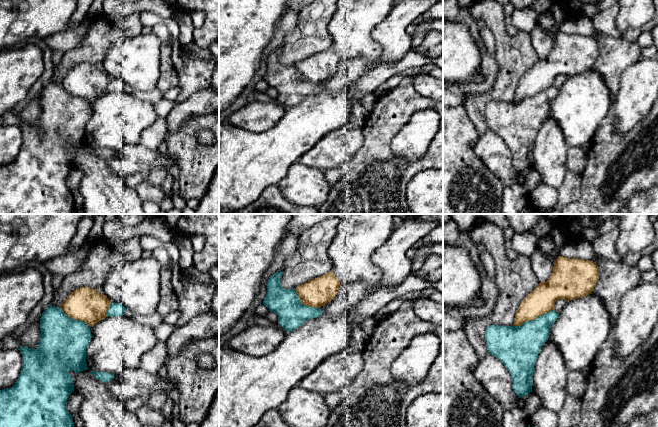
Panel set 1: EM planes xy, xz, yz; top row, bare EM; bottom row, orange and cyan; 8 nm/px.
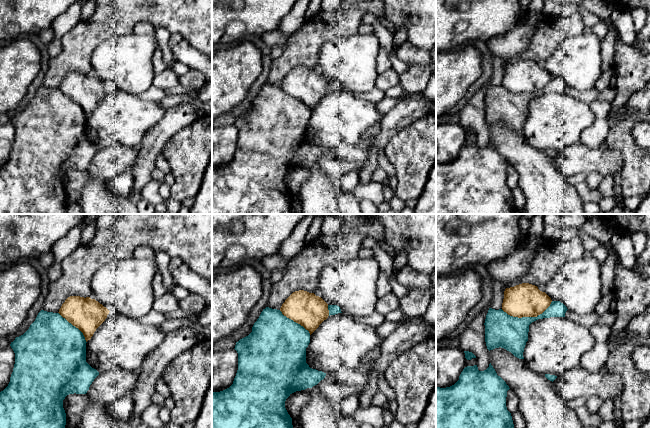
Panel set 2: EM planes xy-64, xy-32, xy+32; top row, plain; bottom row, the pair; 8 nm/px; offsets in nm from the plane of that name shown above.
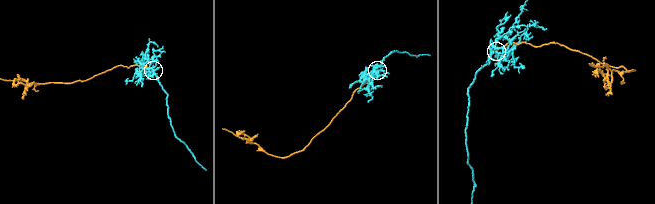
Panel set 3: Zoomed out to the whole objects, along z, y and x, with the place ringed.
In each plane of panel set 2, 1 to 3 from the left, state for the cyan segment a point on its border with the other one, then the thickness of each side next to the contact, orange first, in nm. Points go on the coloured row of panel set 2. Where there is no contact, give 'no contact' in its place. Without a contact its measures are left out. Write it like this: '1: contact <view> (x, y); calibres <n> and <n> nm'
1: contact xy-64 (75, 326); calibres 260 and 500 nm
2: contact xy-32 (295, 321); calibres 260 and 460 nm
3: contact xy+32 (527, 316); calibres 280 and 280 nm

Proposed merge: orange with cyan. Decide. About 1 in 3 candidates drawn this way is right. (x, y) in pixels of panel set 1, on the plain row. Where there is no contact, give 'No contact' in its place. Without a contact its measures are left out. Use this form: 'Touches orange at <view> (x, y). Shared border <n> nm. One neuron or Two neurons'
Touches orange at yz (532, 95). Shared border 360 nm. Two neurons

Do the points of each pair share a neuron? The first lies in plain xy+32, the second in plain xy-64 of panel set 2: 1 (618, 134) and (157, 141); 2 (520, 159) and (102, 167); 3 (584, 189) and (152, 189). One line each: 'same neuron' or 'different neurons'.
1: different neurons
2: different neurons
3: same neuron

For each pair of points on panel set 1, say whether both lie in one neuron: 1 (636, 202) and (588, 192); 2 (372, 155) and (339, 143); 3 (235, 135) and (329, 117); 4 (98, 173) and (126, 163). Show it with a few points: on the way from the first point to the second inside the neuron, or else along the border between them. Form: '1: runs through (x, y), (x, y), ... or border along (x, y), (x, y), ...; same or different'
1: border along (647, 188), (634, 193), (626, 203); different
2: border along (362, 127), (363, 143), (347, 164); different
3: runs through (258, 140), (288, 140), (306, 123); same
4: border along (106, 159), (107, 165), (123, 178); different

